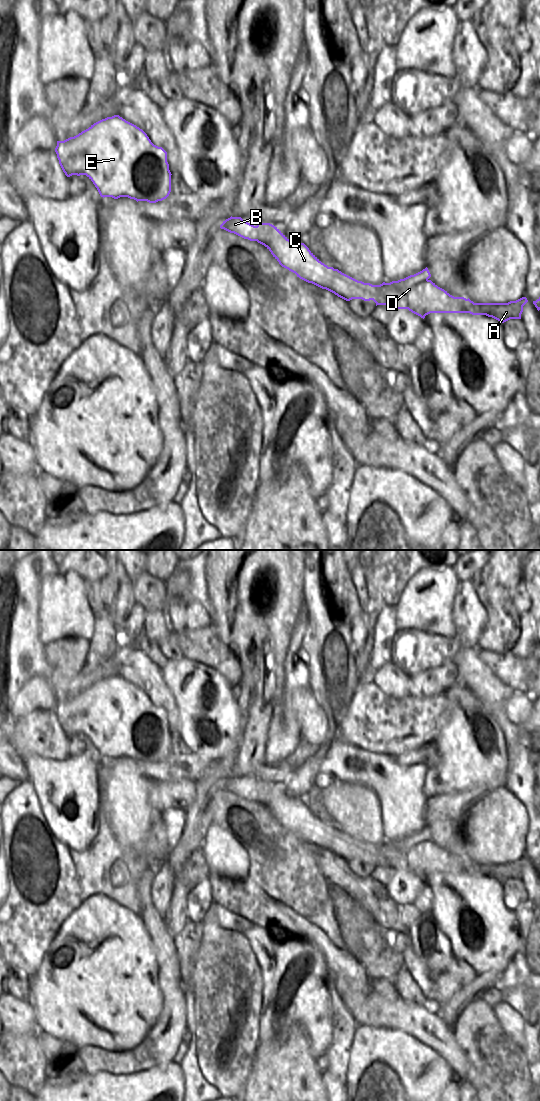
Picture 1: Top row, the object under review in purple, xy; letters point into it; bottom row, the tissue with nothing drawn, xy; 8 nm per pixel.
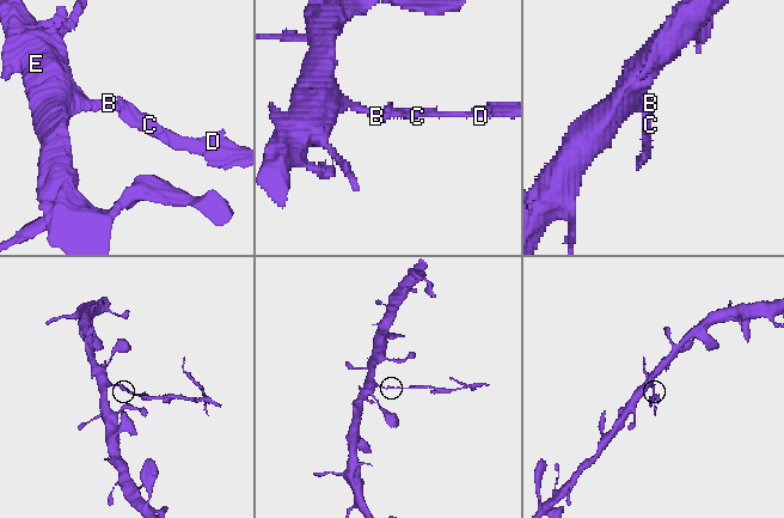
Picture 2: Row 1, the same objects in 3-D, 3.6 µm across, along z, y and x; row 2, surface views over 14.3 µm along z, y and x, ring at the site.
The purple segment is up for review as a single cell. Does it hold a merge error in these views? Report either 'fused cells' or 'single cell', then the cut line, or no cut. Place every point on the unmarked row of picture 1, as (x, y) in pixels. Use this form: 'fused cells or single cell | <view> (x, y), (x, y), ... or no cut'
fused cells | xy (255, 786), (258, 797), (254, 800)

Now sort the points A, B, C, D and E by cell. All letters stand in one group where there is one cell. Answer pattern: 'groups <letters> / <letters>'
groups A C D / B E

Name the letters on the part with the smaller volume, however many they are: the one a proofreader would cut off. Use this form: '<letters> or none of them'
A, C, D

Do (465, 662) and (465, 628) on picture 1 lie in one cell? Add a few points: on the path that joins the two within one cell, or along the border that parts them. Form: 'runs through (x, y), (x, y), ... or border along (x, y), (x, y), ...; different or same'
border along (461, 646), (468, 648), (476, 647); different

